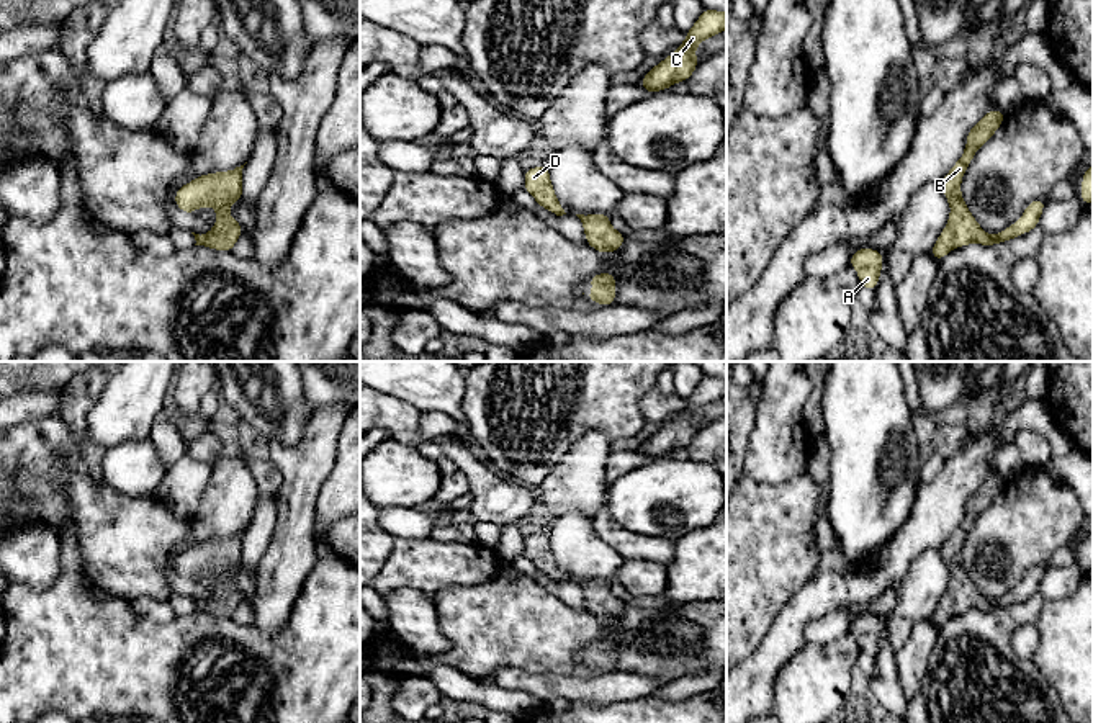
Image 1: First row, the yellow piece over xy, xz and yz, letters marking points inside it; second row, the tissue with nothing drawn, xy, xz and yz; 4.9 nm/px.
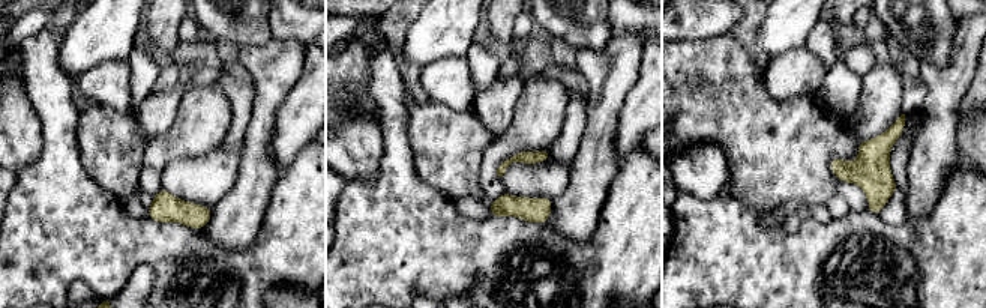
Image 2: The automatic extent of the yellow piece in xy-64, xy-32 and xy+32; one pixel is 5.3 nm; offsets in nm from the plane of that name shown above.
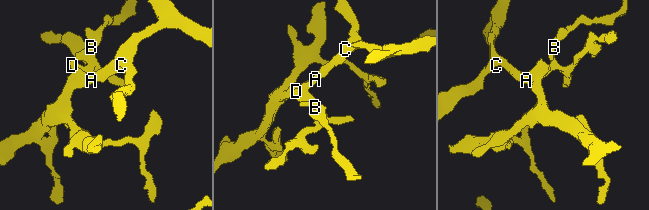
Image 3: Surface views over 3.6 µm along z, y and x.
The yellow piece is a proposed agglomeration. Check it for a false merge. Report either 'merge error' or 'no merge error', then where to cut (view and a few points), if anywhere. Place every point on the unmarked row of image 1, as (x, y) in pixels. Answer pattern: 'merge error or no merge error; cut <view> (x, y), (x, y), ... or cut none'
no merge error; cut none

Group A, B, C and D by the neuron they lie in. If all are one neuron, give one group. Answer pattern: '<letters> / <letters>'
A B C D

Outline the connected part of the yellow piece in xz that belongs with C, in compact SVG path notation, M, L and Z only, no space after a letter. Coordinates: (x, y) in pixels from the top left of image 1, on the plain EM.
M705 375L694 393L686 399L686 407L676 417L654 432L640 447L648 460L668 456L671 451L686 448L695 437L699 427L695 414L726 396L726 378Z

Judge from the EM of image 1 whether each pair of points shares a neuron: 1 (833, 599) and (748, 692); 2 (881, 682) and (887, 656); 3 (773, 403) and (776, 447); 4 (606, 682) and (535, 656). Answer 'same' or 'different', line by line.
1: same
2: same
3: same
4: different

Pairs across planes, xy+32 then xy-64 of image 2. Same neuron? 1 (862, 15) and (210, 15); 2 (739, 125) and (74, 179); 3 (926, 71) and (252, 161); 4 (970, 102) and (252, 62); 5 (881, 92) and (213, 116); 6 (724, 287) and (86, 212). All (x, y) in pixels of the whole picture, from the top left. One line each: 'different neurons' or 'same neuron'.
1: different neurons
2: different neurons
3: same neuron
4: different neurons
5: same neuron
6: same neuron

